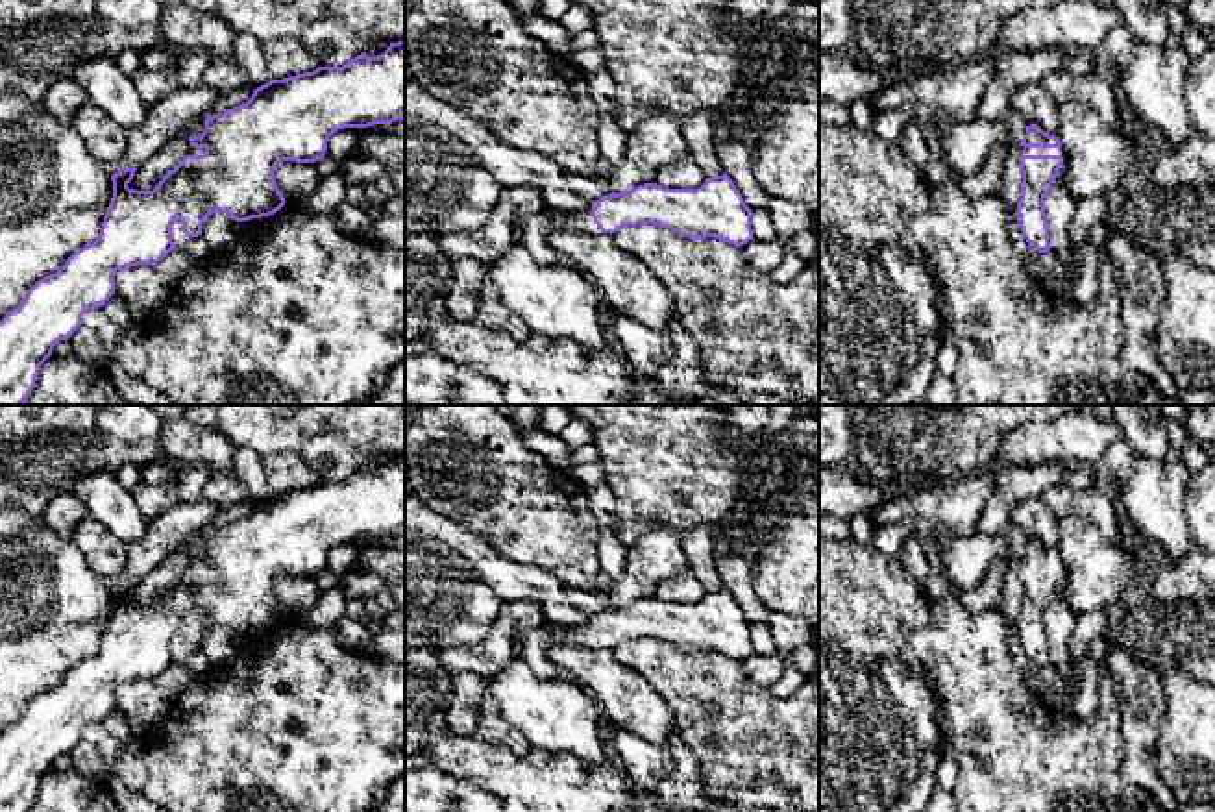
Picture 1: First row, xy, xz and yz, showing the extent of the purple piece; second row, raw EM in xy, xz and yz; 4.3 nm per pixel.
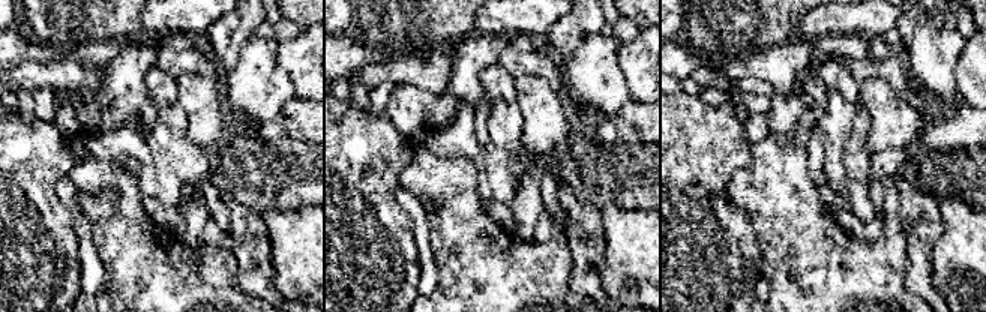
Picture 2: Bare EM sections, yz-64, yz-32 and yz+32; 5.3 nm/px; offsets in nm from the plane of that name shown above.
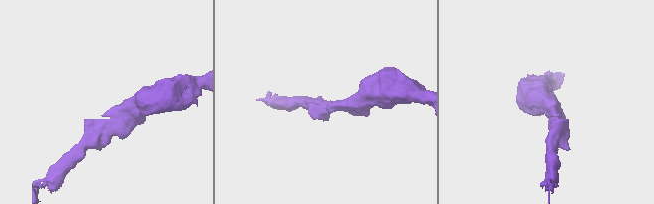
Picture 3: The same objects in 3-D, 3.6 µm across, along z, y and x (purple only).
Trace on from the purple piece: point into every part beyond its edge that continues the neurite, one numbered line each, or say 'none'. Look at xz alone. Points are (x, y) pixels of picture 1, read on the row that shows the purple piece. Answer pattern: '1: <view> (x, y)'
1: xz (581, 221)

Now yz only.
1: yz (1023, 150)

